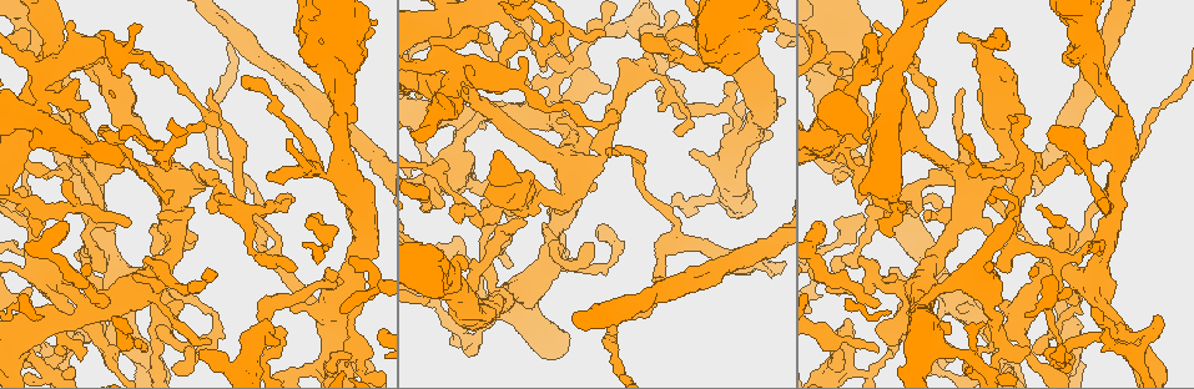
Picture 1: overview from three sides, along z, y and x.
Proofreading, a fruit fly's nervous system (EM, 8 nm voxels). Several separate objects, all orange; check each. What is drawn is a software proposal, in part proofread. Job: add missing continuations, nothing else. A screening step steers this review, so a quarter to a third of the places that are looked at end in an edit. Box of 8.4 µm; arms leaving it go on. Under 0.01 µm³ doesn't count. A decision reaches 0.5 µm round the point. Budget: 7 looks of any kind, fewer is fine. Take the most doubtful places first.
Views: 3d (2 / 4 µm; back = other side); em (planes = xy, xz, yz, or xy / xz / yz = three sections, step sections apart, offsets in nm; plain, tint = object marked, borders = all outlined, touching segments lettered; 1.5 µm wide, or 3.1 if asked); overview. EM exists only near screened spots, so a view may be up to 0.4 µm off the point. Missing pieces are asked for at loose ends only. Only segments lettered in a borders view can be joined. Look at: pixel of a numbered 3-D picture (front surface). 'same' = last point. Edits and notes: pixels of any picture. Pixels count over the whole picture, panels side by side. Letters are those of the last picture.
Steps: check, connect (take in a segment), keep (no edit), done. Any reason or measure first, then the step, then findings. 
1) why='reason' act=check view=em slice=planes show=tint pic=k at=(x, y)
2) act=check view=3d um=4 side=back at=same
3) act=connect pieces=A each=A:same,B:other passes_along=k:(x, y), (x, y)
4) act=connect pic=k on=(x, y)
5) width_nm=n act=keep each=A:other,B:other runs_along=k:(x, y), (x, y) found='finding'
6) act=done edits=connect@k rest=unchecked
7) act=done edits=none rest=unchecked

why='an open end' act=check view=3d um=2 pic=1 at=(258, 317)

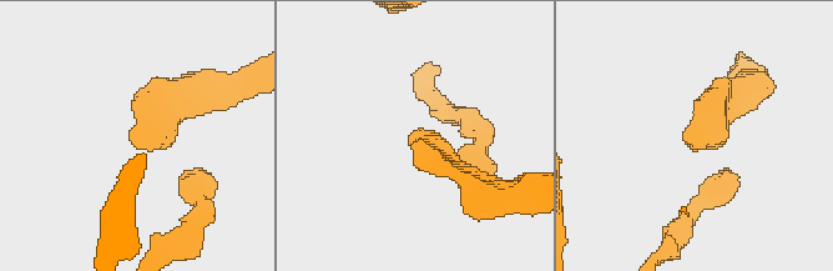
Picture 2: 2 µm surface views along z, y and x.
why='need the tissue' act=check view=em slice=planes show=plain pic=2 at=(686, 137)

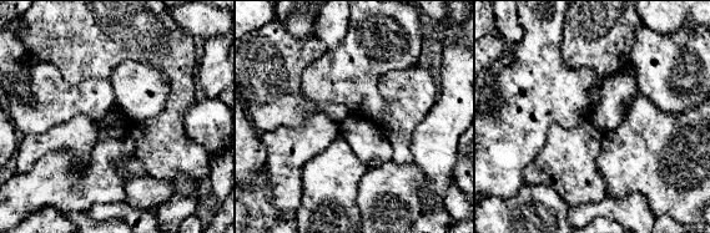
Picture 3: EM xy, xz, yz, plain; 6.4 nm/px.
why='see the neighbours' act=check view=em slice=planes show=borders at=same

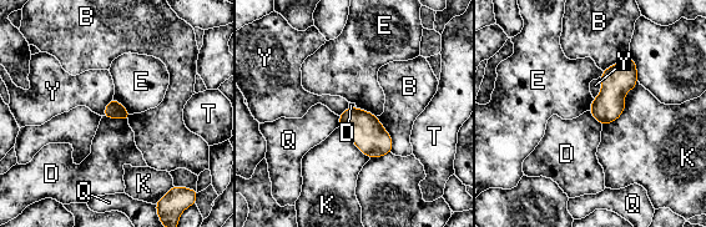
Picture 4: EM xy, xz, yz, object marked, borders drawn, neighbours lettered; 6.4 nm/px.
act=keep each=B:other,D:other,E:other,K:other,Q:other,T:other,Y:other found='none of them fits'

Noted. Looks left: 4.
why='free end' act=check view=em slice=planes show=plain pic=1 at=(961, 91)

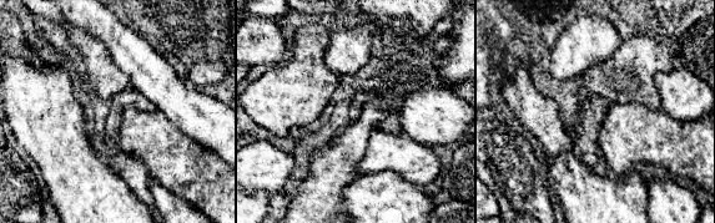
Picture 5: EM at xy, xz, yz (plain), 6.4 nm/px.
act=check view=em slice=planes show=tint at=same

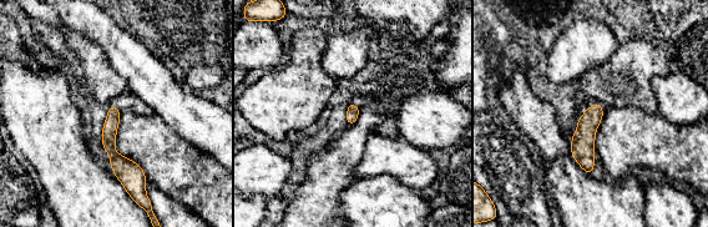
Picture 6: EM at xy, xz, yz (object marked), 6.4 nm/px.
why='see the neighbours' act=check view=em slice=planes show=borders at=same

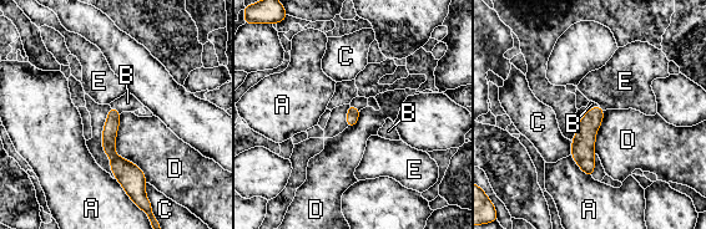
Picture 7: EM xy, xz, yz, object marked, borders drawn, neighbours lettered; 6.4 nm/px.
width_nm=80 act=connect pieces=B each=A:other,B:same,C:other,D:other,E:other passes_along=7:(111, 126), (115, 108), (127, 102) found='the neuron continues'

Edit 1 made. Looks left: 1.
act=done edits=connect@7 rest=unchecked

